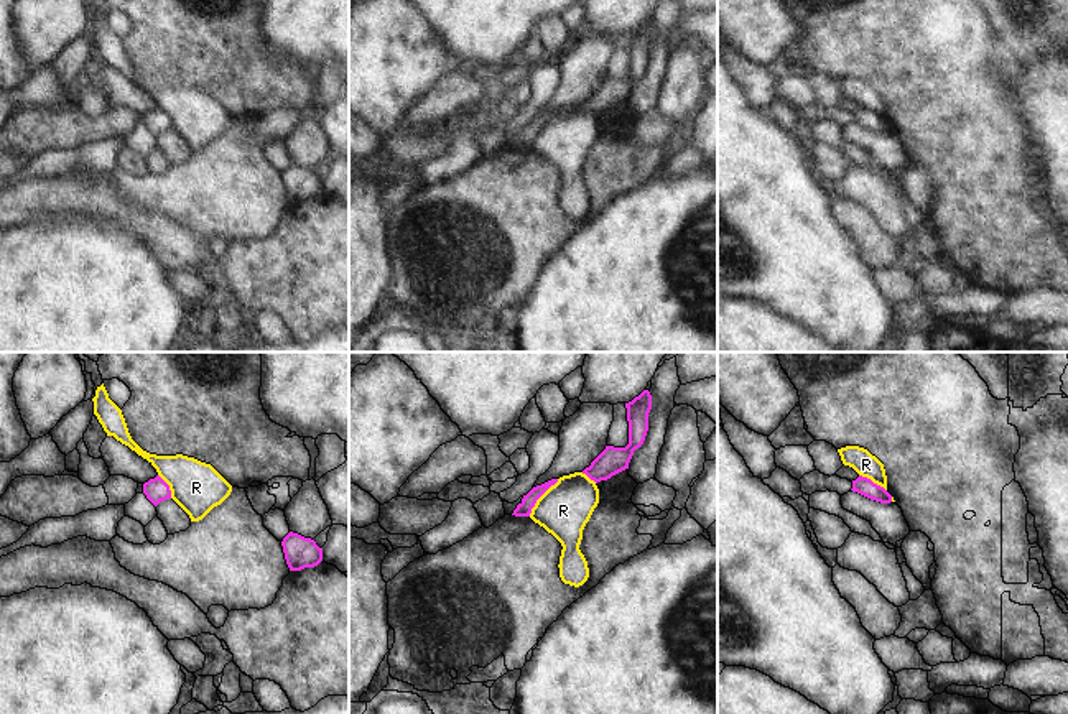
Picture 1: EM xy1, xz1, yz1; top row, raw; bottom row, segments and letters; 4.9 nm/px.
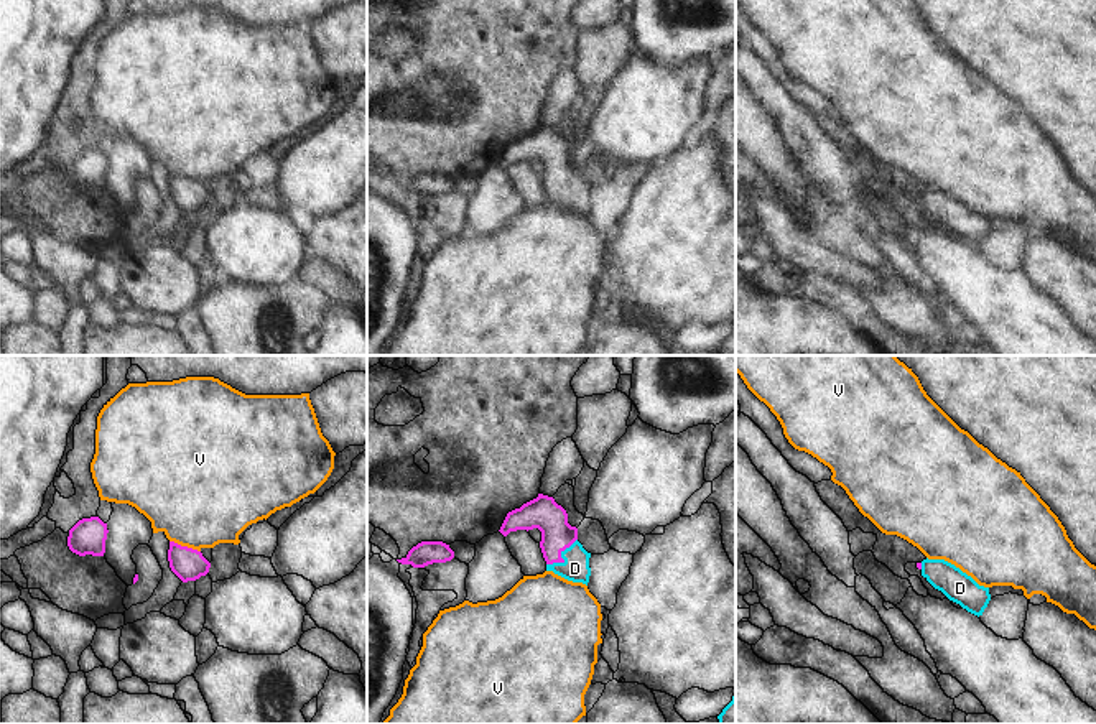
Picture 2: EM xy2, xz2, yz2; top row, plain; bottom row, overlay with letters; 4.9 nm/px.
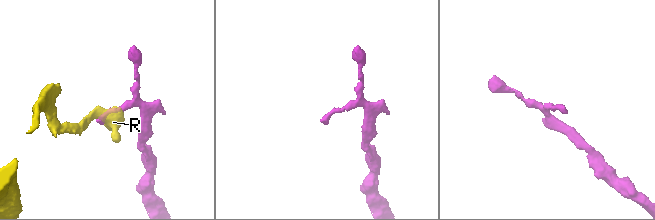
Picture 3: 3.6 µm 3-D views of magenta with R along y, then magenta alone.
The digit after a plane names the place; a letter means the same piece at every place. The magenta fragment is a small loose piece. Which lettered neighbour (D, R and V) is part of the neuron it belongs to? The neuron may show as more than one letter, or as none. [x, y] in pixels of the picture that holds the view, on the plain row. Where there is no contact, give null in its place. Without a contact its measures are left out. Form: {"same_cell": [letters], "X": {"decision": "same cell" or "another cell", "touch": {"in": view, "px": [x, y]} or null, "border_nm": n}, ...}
{"same_cell": ["D"], "D": {"decision": "same cell", "touch": {"in": "xz2", "px": [561, 190]}, "border_nm": 200}, "R": {"decision": "another cell", "touch": {"in": "xz1", "px": [540, 127]}, "border_nm": 240}, "V": {"decision": "another cell", "touch": {"in": "xy2", "px": [185, 178]}, "border_nm": 160}}

